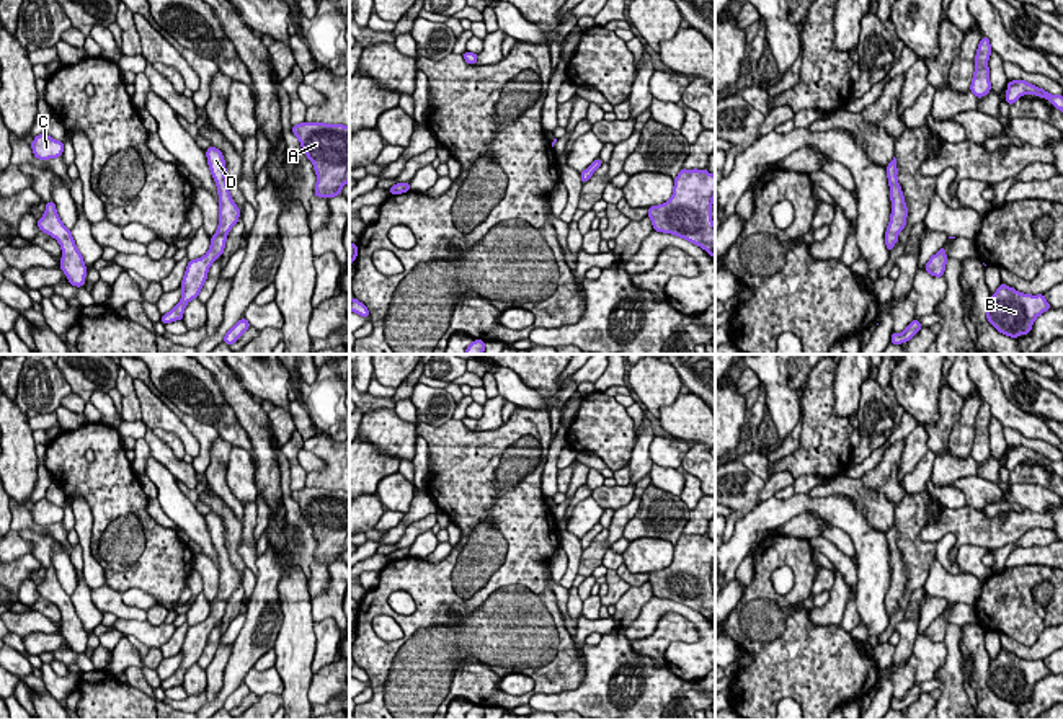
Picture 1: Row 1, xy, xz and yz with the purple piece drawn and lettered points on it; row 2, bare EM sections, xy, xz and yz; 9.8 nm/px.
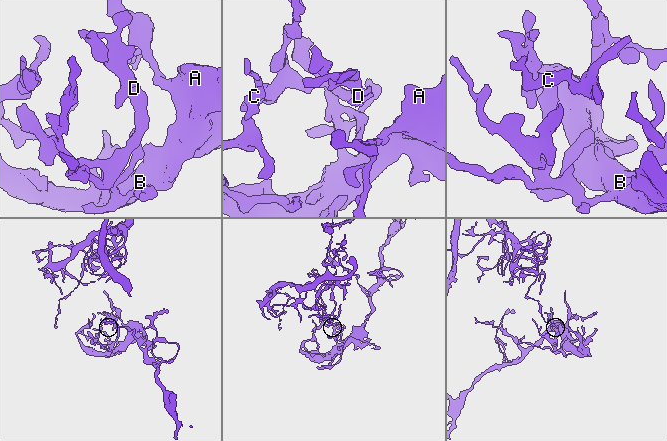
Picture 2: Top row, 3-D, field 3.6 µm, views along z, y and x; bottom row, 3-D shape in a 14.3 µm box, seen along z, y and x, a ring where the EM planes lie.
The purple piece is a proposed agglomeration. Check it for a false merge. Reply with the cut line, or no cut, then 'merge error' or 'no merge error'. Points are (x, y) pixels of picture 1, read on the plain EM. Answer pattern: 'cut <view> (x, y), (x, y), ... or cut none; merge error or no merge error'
cut none; no merge error

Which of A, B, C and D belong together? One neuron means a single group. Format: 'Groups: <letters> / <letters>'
Groups: A B C D

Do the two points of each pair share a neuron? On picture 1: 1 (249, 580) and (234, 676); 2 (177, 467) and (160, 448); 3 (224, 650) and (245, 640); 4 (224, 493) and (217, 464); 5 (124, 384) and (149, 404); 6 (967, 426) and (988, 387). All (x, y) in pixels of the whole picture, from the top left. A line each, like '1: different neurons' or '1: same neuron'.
1: different neurons
2: same neuron
3: different neurons
4: same neuron
5: different neurons
6: different neurons

